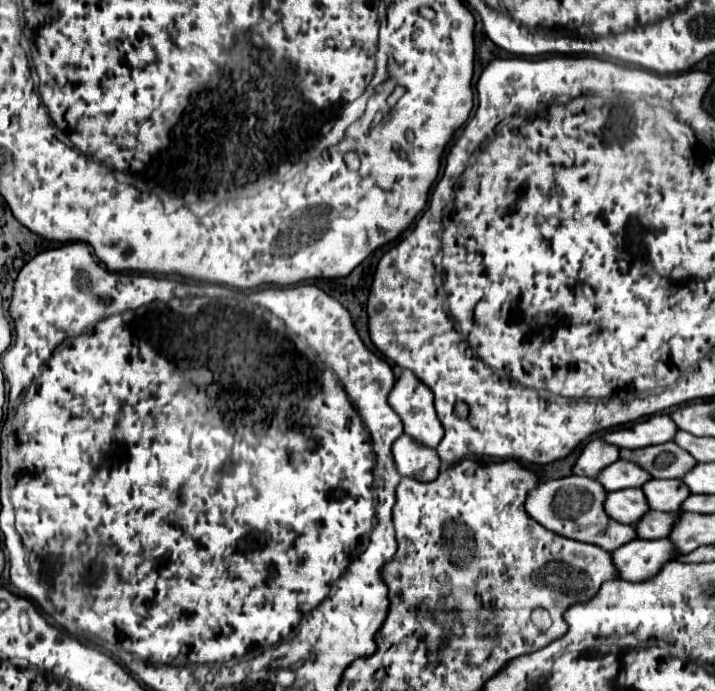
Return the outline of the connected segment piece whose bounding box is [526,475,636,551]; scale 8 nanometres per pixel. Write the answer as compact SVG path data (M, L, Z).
M570 475L570 477L562 477L554 481L542 481L534 489L530 489L526 497L526 513L534 521L538 521L542 527L562 537L576 539L582 543L592 543L602 547L604 551L614 551L626 541L636 539L636 531L634 527L622 525L604 513L602 509L604 497L606 497L606 491L594 479Z

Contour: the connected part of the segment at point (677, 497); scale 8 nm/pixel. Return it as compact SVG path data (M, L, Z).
M650 479L642 485L646 501L654 511L678 511L680 503L690 495L680 479Z

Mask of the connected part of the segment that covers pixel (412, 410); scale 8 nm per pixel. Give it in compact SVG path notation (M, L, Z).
M402 371L394 383L388 403L398 413L404 425L404 433L426 447L436 447L444 435L444 429L436 417L434 395L412 373Z

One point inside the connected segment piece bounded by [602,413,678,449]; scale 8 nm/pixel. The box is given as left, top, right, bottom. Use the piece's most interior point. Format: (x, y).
(659, 428)

